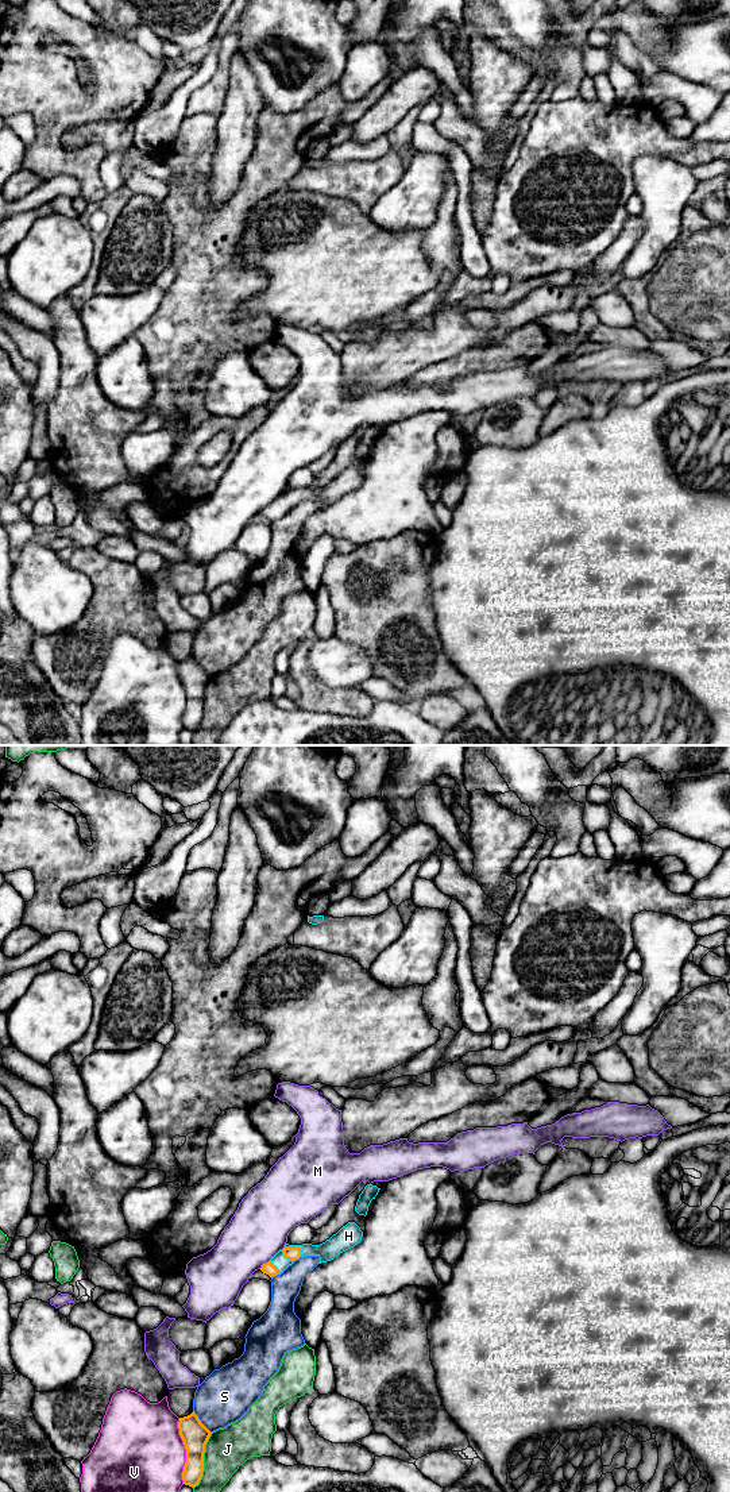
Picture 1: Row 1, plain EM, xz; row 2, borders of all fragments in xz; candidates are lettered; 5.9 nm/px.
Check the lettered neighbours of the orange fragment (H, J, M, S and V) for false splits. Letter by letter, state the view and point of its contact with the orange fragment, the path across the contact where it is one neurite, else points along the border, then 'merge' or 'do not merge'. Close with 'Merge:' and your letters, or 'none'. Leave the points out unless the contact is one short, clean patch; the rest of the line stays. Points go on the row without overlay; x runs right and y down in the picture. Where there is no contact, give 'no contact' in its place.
H: contact xz (296, 492); way xz (292, 497), (296, 492), (329, 493), (338, 488); merge
J: contact xz (203, 705); do not merge
M: contact xz (263, 508); do not merge
S: contact xz (200, 666); do not merge
V: contact xz (186, 694); do not merge
Merge: H

